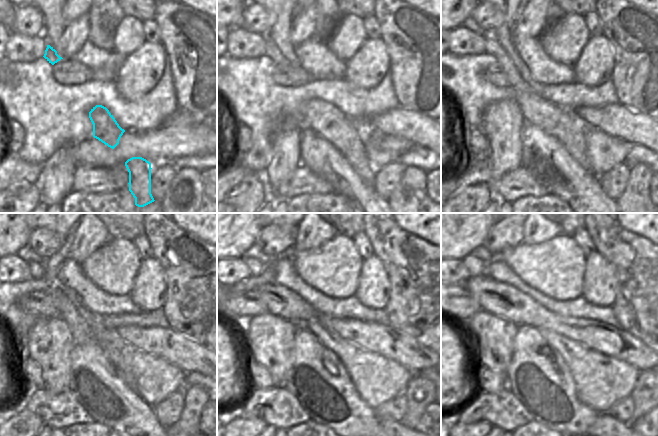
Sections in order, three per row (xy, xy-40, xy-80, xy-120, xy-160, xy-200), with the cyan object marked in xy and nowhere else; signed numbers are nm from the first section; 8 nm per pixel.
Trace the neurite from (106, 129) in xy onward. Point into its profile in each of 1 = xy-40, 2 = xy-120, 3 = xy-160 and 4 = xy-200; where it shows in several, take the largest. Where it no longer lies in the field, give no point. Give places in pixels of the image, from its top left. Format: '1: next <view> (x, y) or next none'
1: next xy-40 (328, 121)
2: next xy-120 (70, 308)
3: next xy-160 (256, 266)
4: next xy-200 (475, 266)

